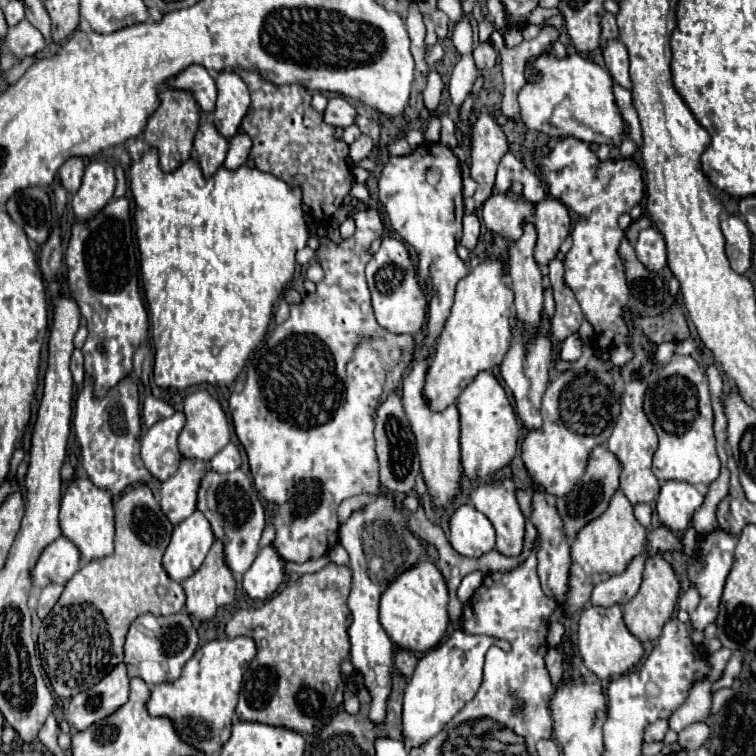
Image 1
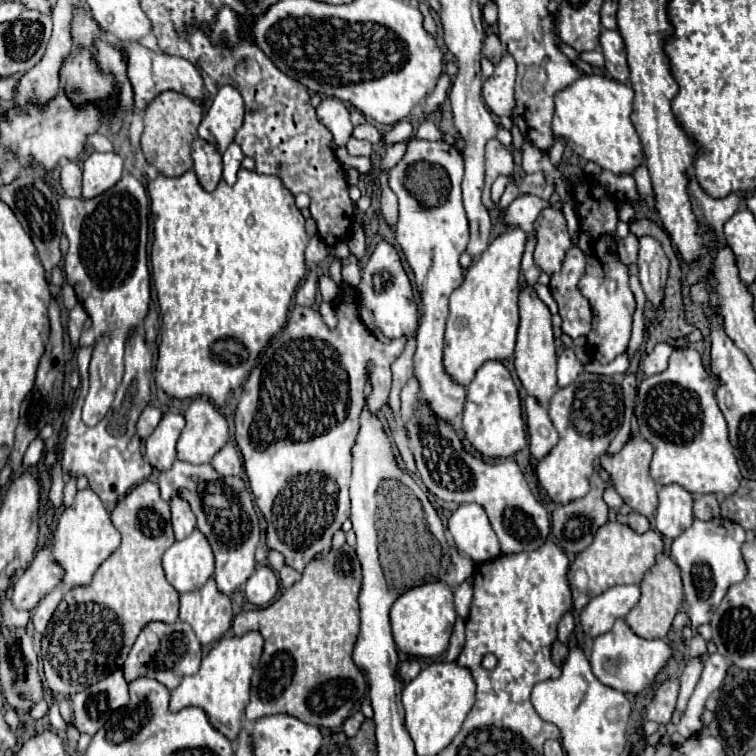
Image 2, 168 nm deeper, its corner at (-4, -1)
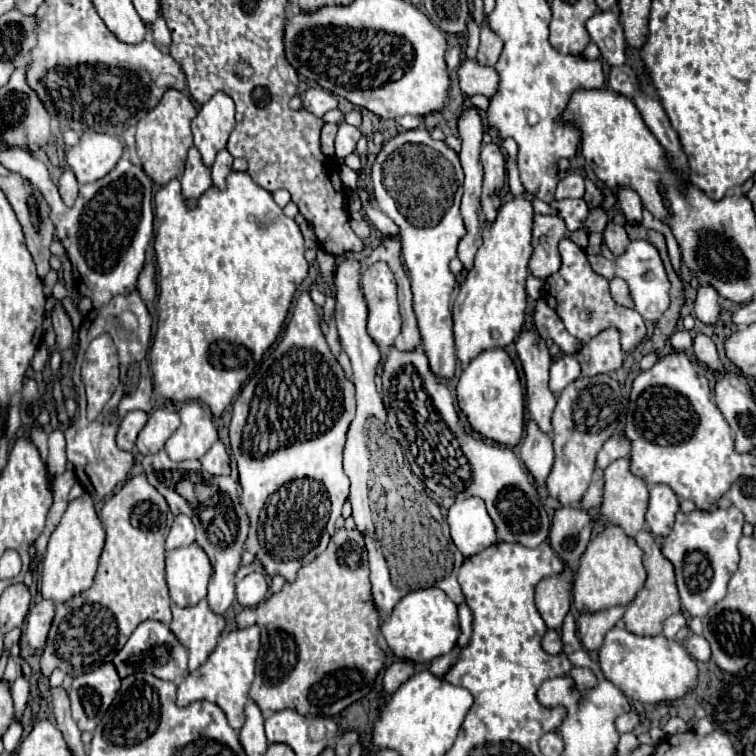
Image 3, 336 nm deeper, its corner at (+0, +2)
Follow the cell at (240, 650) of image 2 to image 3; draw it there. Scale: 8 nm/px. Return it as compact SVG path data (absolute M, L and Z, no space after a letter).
M249 626L249 628L239 628L239 630L231 630L227 636L223 636L217 644L217 648L211 652L211 656L207 658L207 662L185 676L185 680L179 684L177 688L177 704L179 706L187 706L195 700L207 700L217 704L231 728L241 730L241 726L245 724L245 704L249 698L249 688L251 682L255 678L255 662L257 662L257 652L261 648L259 642L259 626Z

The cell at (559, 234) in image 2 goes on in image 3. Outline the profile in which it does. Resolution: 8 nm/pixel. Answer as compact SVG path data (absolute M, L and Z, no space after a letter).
M535 214L533 222L533 242L535 250L529 262L529 272L541 280L547 280L561 266L561 256L557 244L561 238L569 236L565 222L559 216Z

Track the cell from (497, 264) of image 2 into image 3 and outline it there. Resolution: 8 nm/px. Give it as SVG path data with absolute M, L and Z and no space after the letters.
M525 194L505 202L499 208L497 220L491 224L489 236L483 238L483 244L477 250L475 266L467 272L467 278L457 292L453 302L453 334L457 358L463 366L467 366L483 350L505 348L521 332L527 306L527 264L533 252L533 216L533 204L525 198Z

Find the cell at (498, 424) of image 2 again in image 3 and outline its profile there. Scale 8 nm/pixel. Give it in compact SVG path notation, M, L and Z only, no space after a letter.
M503 348L483 350L467 364L457 382L457 398L459 408L467 414L467 420L475 432L505 446L519 444L525 424L523 386L515 362Z

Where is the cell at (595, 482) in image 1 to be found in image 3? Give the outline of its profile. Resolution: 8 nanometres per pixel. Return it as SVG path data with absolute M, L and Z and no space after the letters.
M565 506L555 512L549 530L549 544L565 564L577 566L591 540L591 528L593 520L583 508Z

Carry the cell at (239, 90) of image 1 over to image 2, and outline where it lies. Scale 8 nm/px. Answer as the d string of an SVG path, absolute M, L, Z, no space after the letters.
M223 85L213 97L213 103L203 117L197 134L205 141L213 143L223 153L239 131L243 115L245 103L239 89L235 85Z

